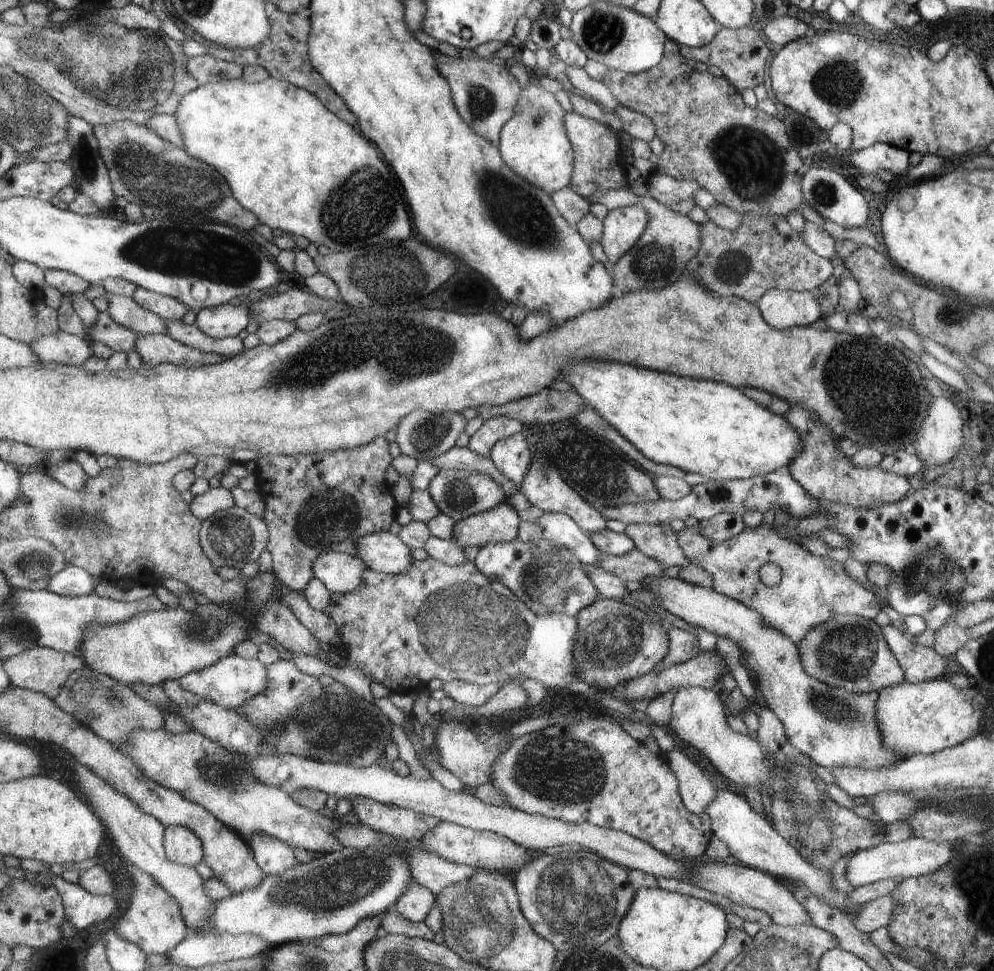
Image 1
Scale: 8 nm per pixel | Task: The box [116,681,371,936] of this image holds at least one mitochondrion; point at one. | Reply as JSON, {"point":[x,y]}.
{"point":[220,774]}

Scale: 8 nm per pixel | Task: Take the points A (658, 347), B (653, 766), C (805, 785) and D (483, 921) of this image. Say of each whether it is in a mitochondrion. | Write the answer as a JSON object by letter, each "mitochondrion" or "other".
{"A":"other","B":"other","C":"mitochondrion","D":"mitochondrion"}

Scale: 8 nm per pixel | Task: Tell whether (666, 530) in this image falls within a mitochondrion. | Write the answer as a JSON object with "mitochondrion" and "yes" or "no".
{"mitochondrion":"no"}

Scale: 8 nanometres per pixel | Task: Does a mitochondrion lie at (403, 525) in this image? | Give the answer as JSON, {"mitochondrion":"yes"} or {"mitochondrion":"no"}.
{"mitochondrion":"no"}

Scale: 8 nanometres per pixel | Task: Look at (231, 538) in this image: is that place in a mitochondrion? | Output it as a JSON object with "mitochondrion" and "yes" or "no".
{"mitochondrion":"yes"}

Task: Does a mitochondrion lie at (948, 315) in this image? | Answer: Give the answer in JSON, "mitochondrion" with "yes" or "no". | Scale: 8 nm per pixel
{"mitochondrion":"yes"}

